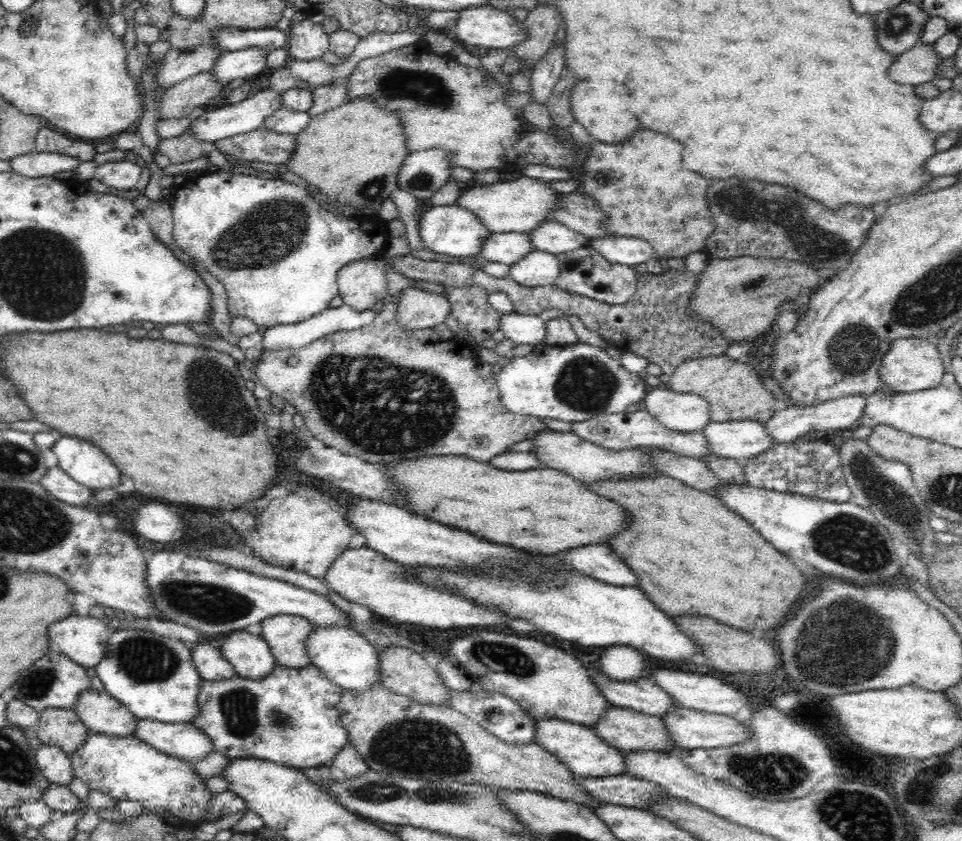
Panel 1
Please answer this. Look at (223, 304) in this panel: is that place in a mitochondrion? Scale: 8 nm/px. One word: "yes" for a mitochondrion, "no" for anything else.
no

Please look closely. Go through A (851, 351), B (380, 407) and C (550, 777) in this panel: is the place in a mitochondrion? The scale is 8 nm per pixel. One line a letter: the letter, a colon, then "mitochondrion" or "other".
A: mitochondrion
B: mitochondrion
C: other

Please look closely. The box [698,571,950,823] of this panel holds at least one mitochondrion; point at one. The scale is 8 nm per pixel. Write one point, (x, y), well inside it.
(844, 658)

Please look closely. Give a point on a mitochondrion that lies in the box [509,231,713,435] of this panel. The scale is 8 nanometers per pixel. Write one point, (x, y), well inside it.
(586, 384)

